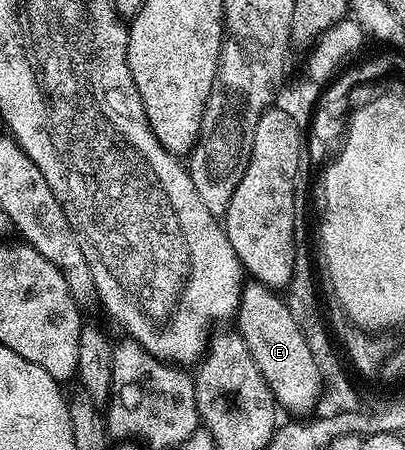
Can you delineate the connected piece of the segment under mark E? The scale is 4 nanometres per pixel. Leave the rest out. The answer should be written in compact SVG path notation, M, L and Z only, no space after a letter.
M244 282L243 292L239 295L238 319L239 336L245 341L249 353L253 353L253 361L257 361L257 369L261 369L276 404L282 410L284 407L287 411L314 412L322 389L321 373L301 329L289 313L286 298L264 283Z

